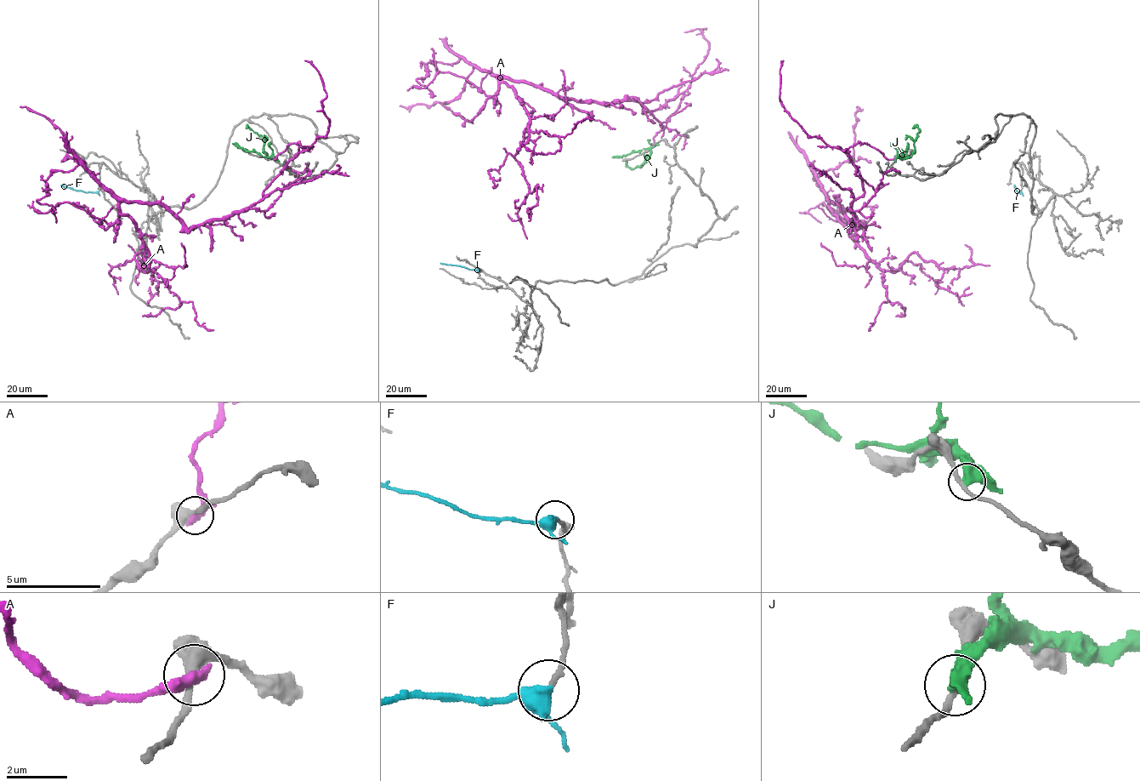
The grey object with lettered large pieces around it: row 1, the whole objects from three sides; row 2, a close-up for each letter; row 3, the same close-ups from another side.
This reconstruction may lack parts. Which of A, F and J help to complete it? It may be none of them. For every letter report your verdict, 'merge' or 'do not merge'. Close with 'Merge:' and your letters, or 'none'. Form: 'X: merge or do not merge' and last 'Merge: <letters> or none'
A: do not merge
F: merge
J: do not merge
Merge: F

